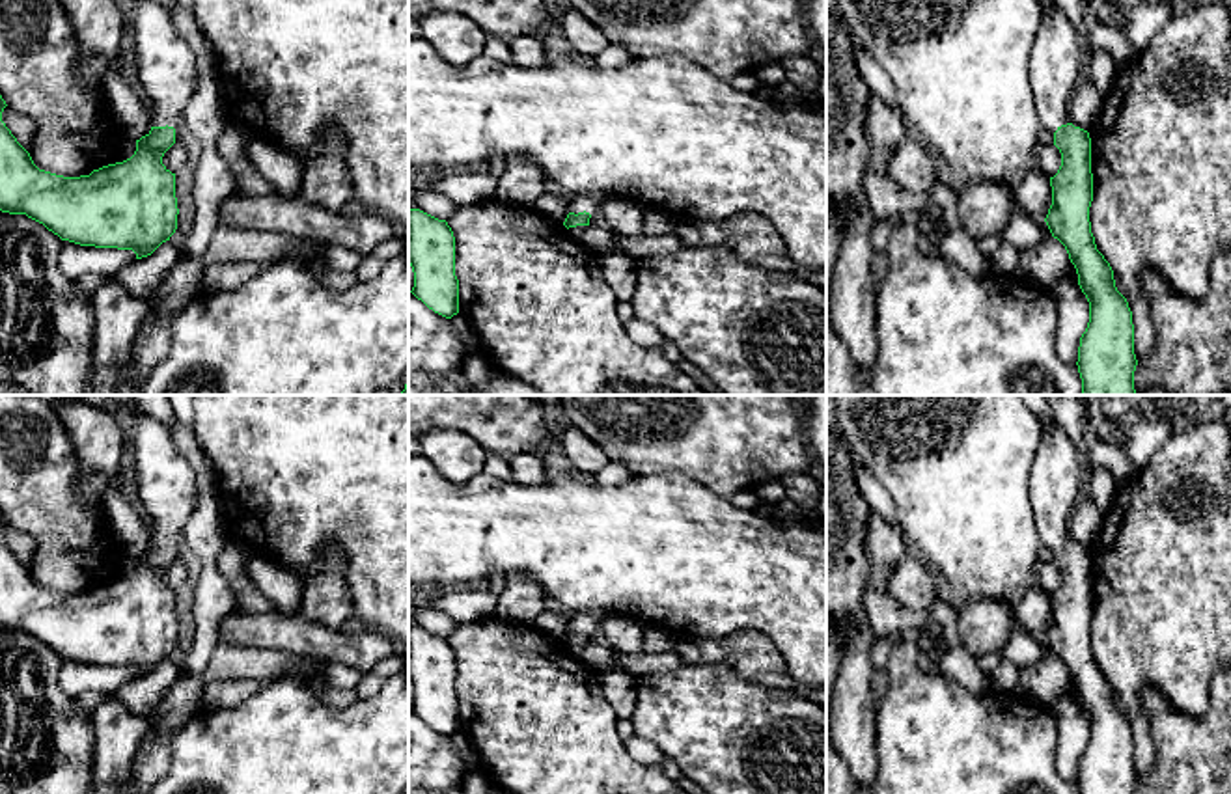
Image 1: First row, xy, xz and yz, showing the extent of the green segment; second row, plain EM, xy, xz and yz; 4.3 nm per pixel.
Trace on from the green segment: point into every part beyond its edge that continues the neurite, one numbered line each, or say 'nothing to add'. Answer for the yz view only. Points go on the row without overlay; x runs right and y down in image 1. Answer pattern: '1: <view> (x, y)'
1: yz (1054, 487)

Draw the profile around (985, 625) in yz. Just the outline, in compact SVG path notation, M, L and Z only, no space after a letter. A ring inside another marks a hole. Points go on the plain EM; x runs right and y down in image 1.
M972 596L959 613L961 645L979 658L1000 652L1015 630L1015 598Z

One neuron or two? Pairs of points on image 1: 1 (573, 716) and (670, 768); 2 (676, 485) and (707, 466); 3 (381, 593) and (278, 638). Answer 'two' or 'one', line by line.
1: two
2: two
3: two

